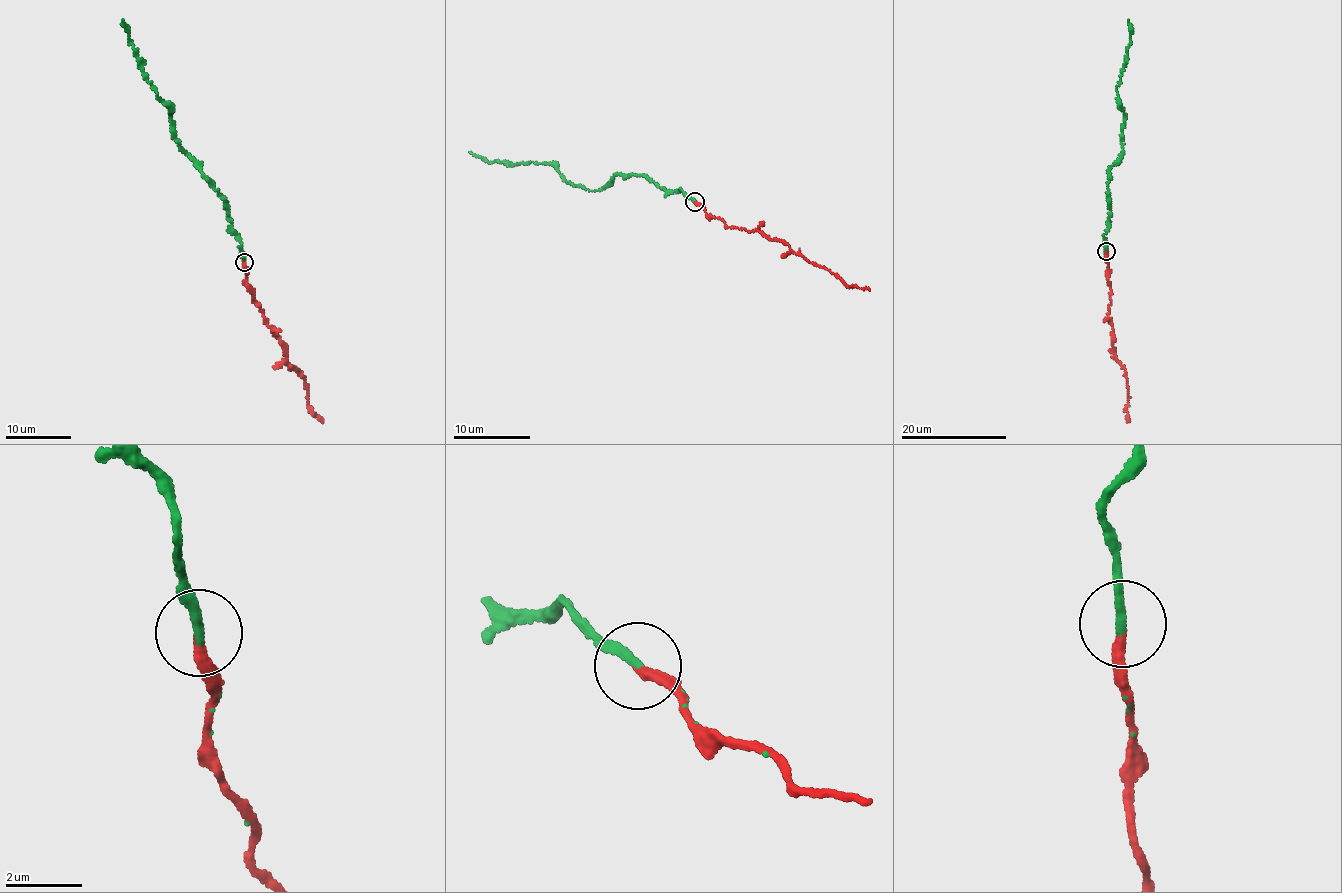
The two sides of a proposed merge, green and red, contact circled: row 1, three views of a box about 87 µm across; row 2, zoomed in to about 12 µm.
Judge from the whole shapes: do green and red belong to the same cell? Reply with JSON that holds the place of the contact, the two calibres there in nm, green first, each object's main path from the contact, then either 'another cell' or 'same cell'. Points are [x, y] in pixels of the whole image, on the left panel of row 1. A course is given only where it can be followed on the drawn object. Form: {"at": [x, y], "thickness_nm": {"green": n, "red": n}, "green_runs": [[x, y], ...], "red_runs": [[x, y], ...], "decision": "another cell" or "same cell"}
{"at": [244, 262], "thickness_nm": {"green": 280, "red": 240}, "green_runs": [[244, 262], [225, 197], [181, 149], [173, 134], [170, 107], [144, 74], [121, 20]], "red_runs": [[244, 262], [246, 286], [253, 302], [283, 344], [286, 365], [303, 378], [306, 403], [321, 421]], "decision": "same cell"}

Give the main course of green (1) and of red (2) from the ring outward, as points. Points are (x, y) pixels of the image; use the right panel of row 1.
1: (1107, 252), (1108, 174), (1119, 160), (1122, 144), (1125, 112), (1117, 91), (1130, 42), (1129, 20)
2: (1107, 252), (1108, 316), (1113, 329), (1115, 355), (1127, 379), (1127, 421)

